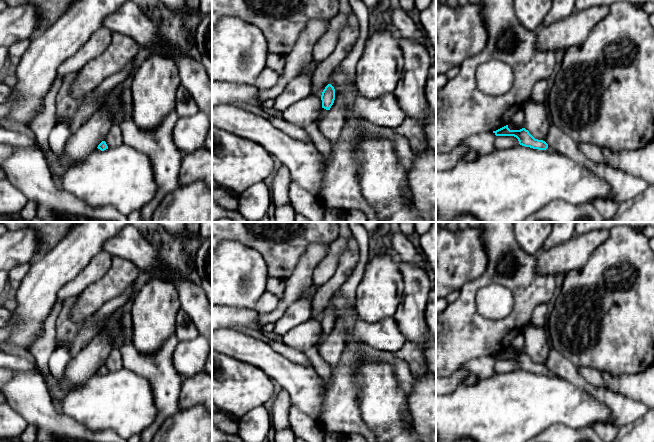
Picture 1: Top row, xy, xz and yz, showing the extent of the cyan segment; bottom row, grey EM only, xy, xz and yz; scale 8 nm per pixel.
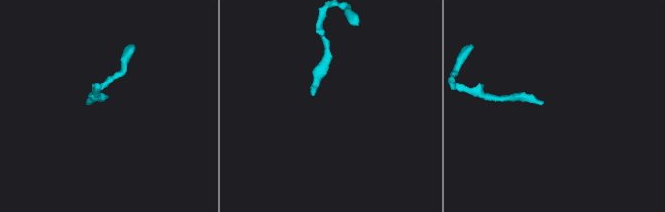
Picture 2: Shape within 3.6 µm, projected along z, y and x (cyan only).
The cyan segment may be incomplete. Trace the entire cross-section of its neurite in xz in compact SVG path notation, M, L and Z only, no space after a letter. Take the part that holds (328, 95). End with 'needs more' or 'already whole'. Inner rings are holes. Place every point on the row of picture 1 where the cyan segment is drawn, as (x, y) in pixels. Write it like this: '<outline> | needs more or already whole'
M328 84L322 92L322 112L319 117L321 119L331 108L335 100L335 89L331 84Z | needs more

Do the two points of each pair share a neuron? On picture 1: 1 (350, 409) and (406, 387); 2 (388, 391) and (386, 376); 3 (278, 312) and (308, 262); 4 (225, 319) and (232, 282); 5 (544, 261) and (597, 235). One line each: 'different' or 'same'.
1: same
2: same
3: same
4: different
5: same

